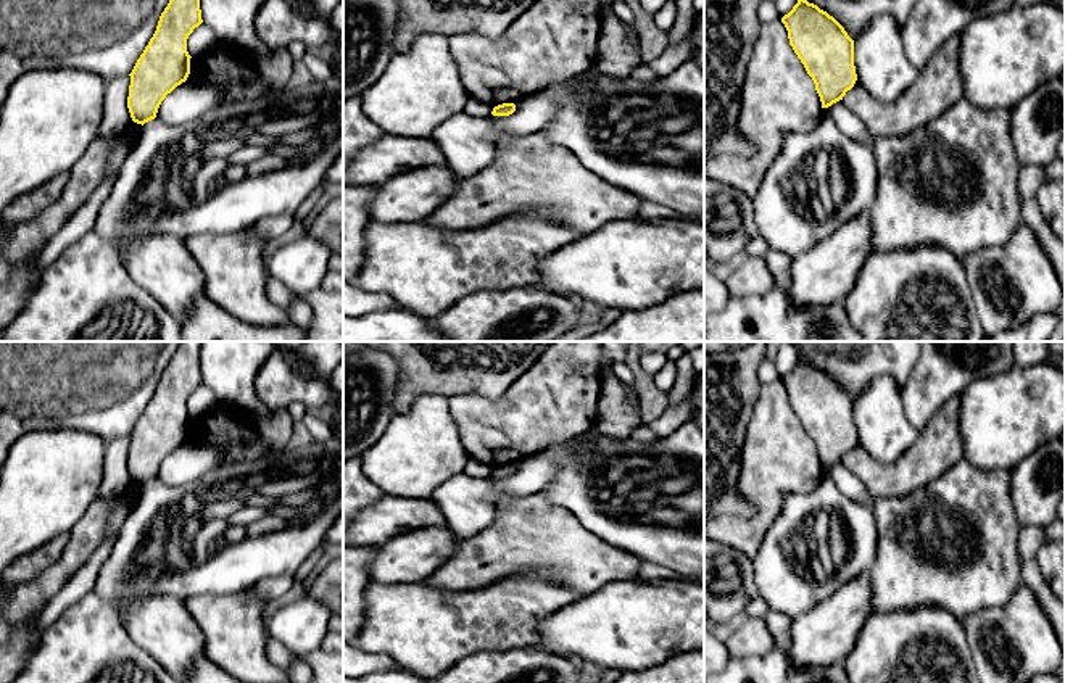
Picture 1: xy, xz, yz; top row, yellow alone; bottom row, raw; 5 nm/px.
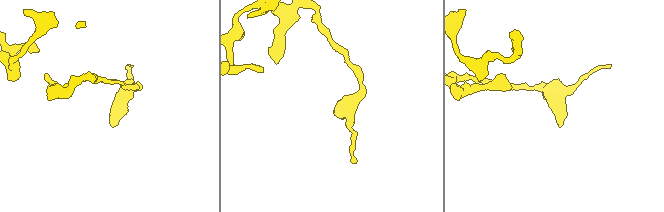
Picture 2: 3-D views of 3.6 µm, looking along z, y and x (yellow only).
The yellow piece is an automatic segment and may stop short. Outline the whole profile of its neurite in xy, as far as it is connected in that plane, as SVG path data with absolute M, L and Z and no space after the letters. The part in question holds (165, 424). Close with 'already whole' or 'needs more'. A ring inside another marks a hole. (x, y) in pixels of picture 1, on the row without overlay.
M182 342L131 437L127 469L137 485L156 478L161 462L190 435L187 399L198 388L201 342Z | already whole

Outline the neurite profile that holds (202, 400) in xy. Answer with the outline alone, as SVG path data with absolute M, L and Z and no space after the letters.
M201 383L187 399L187 412L190 417L200 417L211 411L218 403L214 393Z

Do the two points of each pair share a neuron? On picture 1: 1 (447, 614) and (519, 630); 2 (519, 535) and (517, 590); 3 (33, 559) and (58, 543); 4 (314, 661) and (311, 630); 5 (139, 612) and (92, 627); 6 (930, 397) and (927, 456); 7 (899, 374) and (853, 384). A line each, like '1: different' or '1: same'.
1: same
2: different
3: same
4: different
5: different
6: different
7: same

